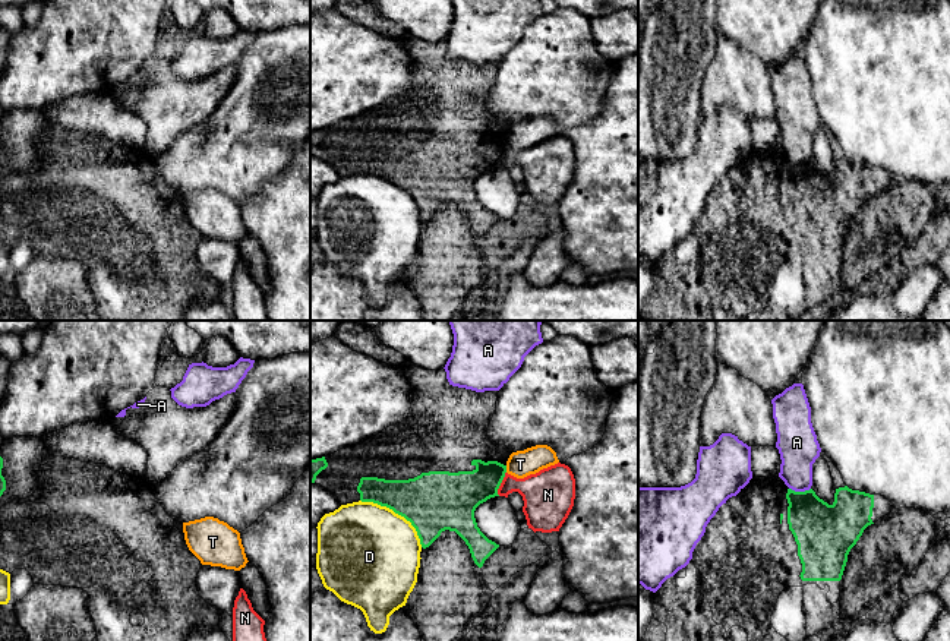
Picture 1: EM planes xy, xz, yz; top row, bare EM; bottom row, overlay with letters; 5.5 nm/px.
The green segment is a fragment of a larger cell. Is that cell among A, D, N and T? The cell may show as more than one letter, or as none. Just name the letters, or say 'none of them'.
none of them

